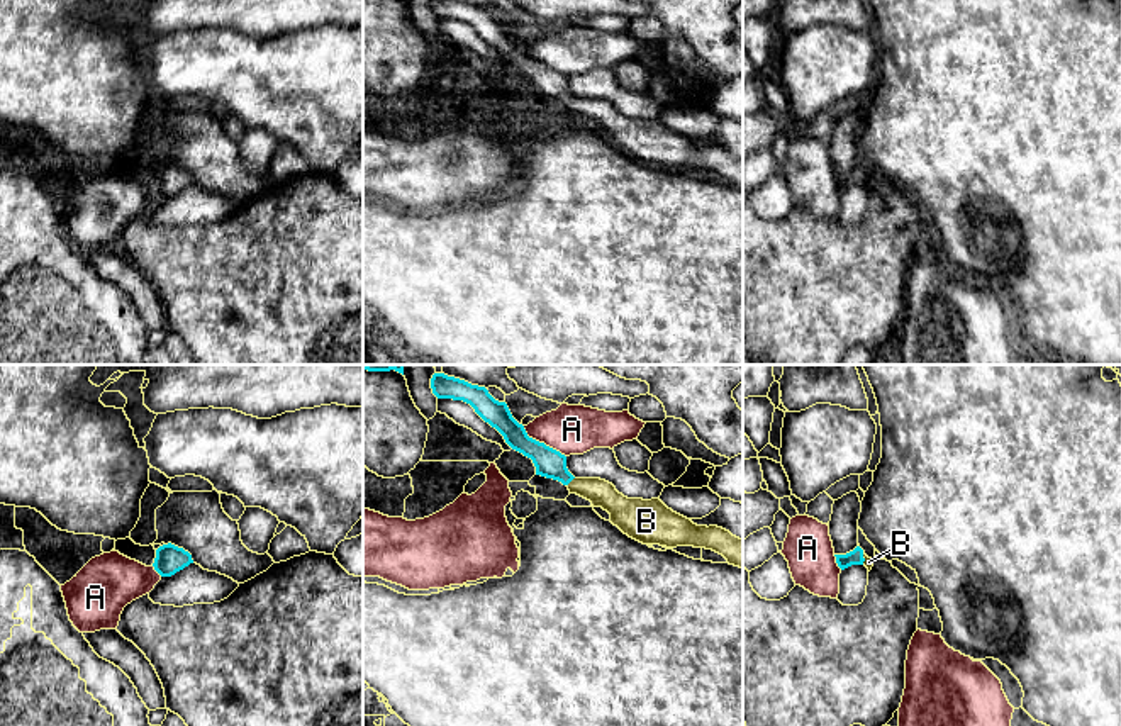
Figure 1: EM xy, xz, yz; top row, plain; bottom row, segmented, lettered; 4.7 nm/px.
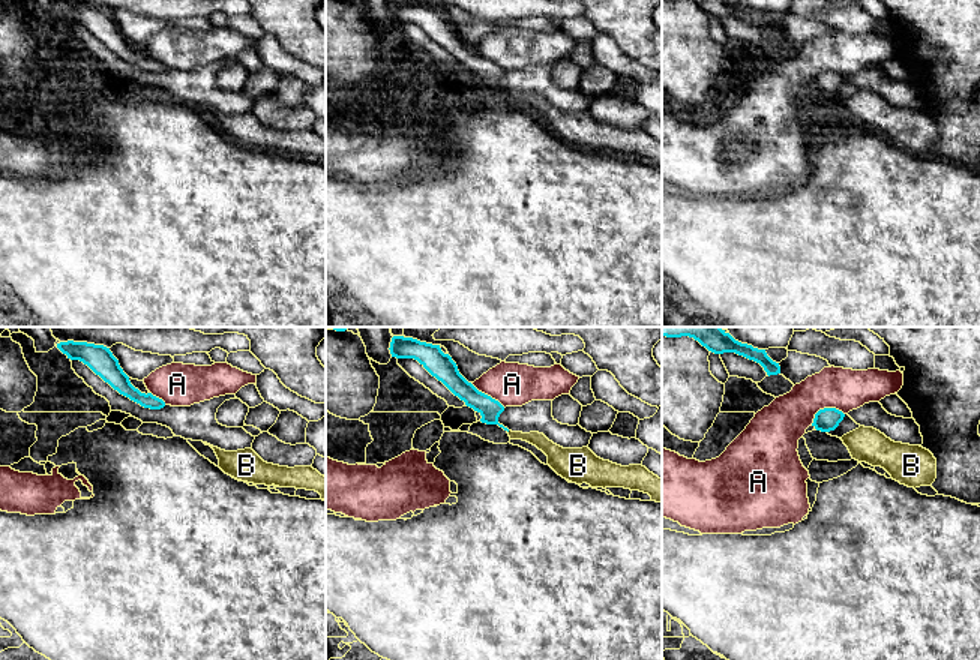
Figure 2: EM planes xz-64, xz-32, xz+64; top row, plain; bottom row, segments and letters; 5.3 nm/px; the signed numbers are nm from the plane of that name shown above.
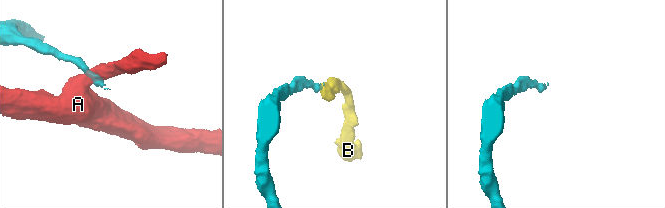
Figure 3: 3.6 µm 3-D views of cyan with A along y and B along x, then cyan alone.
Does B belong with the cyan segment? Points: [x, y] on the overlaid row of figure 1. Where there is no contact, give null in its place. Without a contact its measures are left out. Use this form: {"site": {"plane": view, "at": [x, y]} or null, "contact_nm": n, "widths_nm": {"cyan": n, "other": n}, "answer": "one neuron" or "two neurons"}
{"site": {"plane": "xz", "at": [570, 480]}, "contact_nm": 60, "widths_nm": {"cyan": 140, "other": 130}, "answer": "one neuron"}

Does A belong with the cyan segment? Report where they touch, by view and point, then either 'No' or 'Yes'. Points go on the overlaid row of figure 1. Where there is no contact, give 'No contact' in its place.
Touches cyan at xz (543, 443). No

